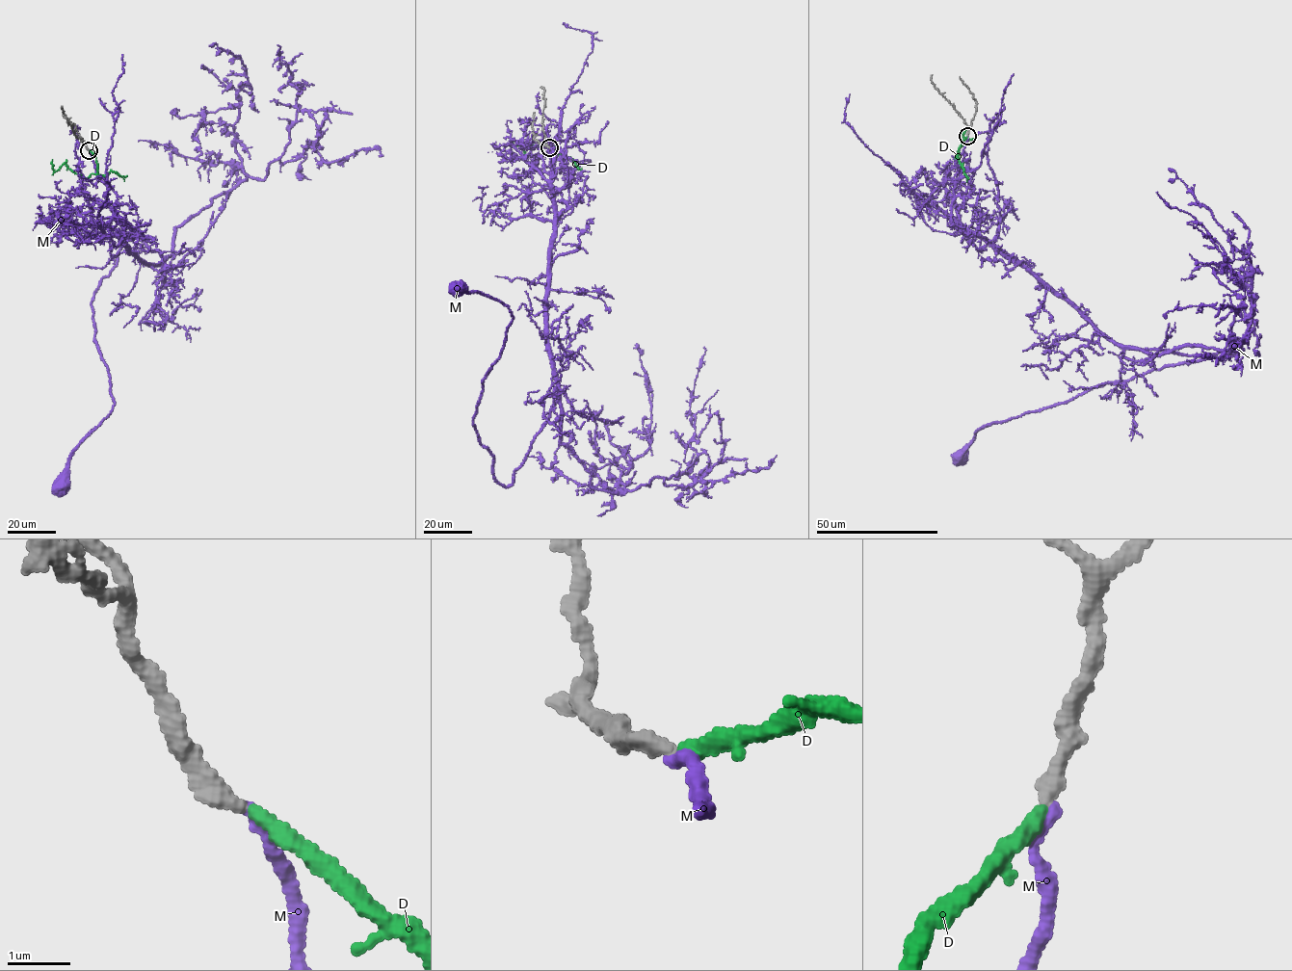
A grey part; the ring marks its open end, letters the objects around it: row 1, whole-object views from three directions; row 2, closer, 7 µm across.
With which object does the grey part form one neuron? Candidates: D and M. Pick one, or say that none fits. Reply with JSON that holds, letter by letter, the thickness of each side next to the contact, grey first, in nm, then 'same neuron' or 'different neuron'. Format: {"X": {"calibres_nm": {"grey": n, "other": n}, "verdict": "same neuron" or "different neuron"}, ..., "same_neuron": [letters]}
{"D": {"calibres_nm": {"grey": 280, "other": 240}, "verdict": "same neuron"}, "M": {"calibres_nm": {"grey": 300, "other": 180}, "verdict": "different neuron"}, "same_neuron": ["D"]}

